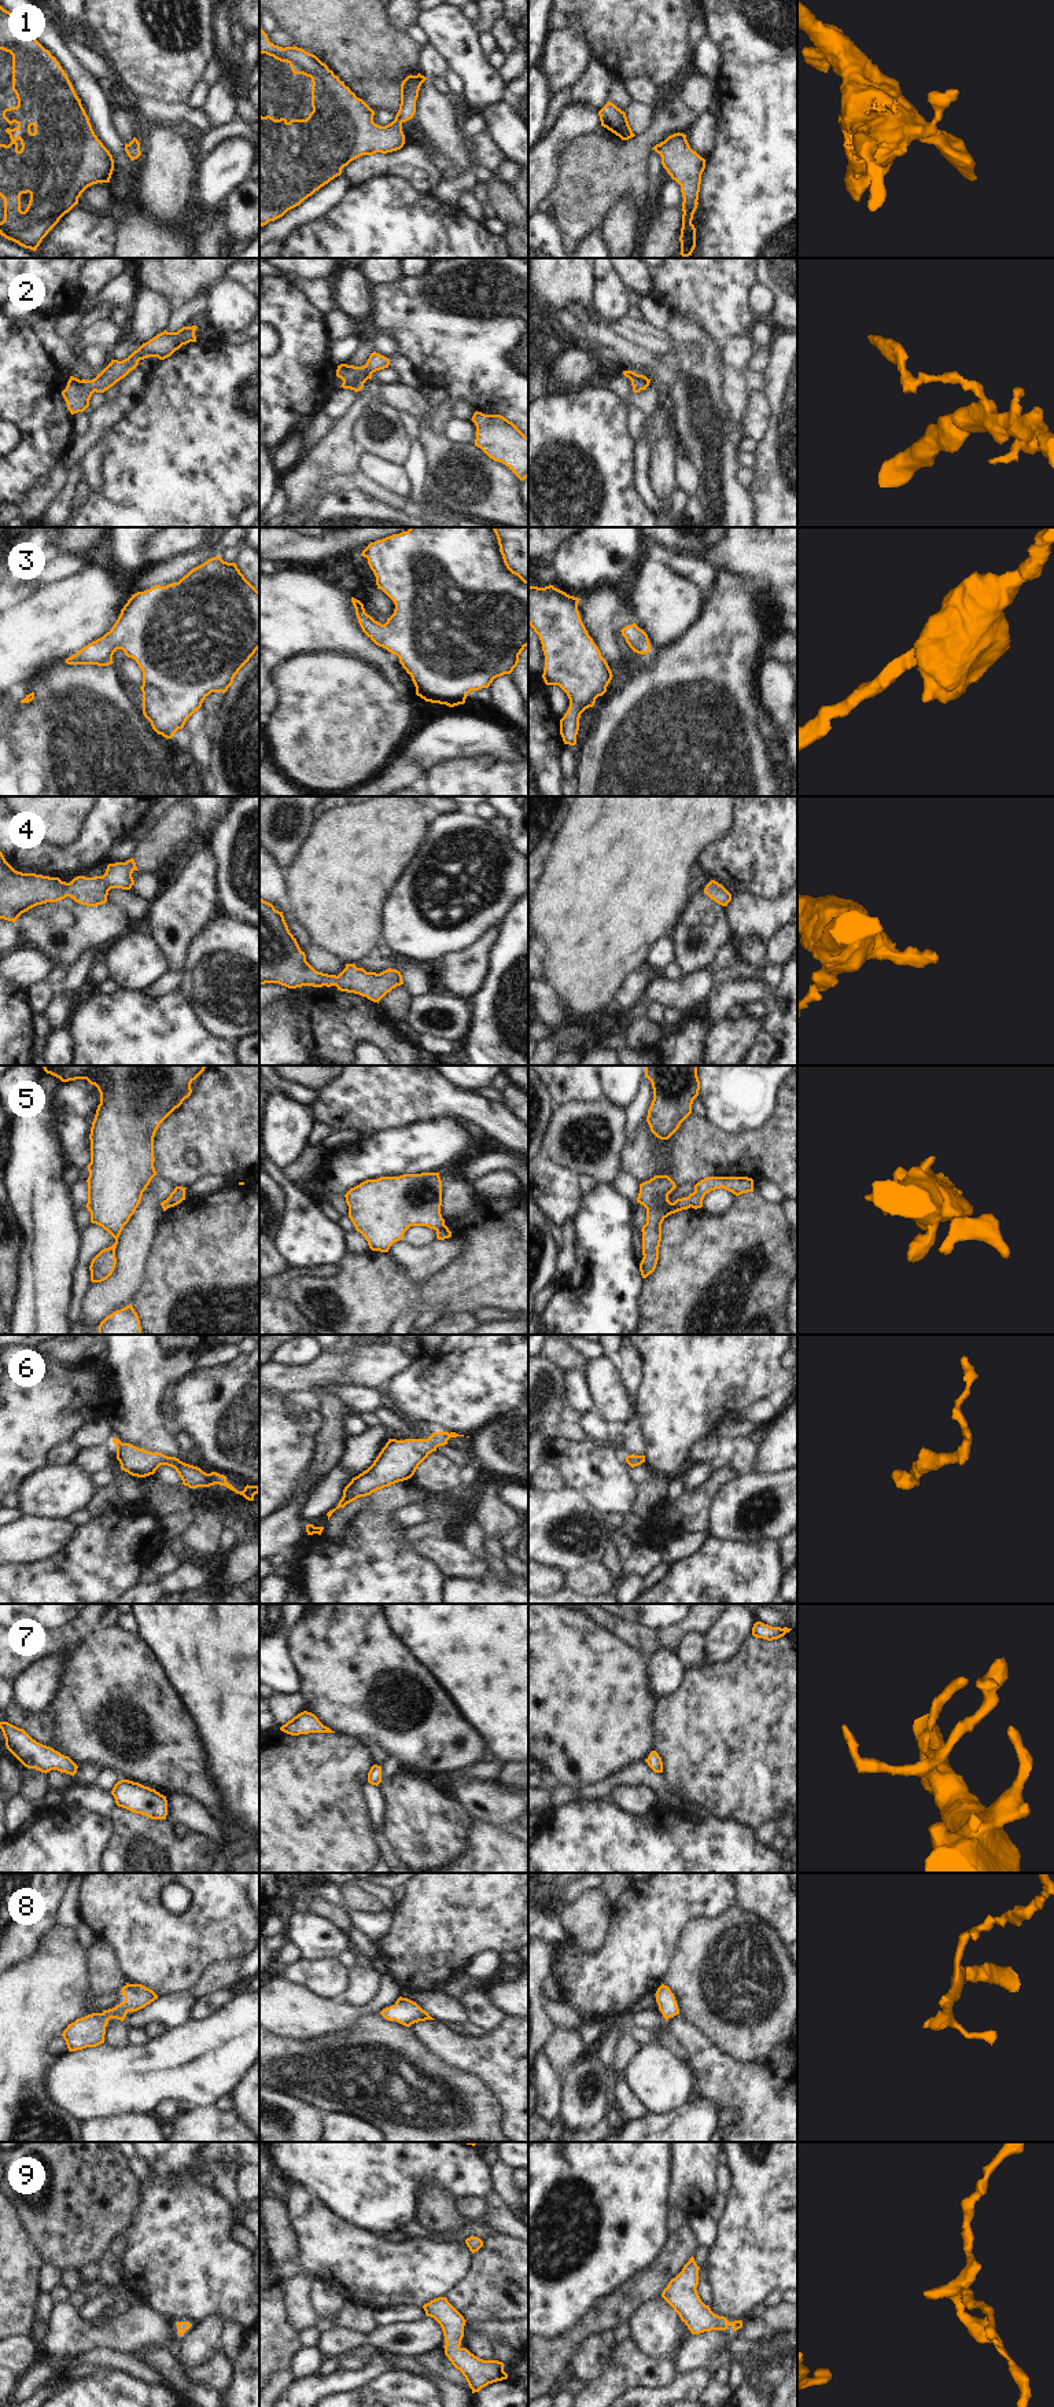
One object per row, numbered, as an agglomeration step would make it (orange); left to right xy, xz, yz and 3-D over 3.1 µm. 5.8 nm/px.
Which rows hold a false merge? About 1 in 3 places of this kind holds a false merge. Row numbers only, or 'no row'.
no row

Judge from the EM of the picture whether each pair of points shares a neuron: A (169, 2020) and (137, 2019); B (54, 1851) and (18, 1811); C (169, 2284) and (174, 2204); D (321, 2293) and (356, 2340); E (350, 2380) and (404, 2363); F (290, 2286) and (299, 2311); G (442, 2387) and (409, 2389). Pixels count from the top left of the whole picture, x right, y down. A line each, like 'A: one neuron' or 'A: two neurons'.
A: one neuron
B: two neurons
C: one neuron
D: two neurons
E: two neurons
F: one neuron
G: two neurons

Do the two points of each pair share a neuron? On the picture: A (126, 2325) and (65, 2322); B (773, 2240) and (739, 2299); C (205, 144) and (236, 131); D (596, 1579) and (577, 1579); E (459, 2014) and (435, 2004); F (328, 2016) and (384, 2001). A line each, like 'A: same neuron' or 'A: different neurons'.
A: same neuron
B: same neuron
C: same neuron
D: same neuron
E: same neuron
F: same neuron

